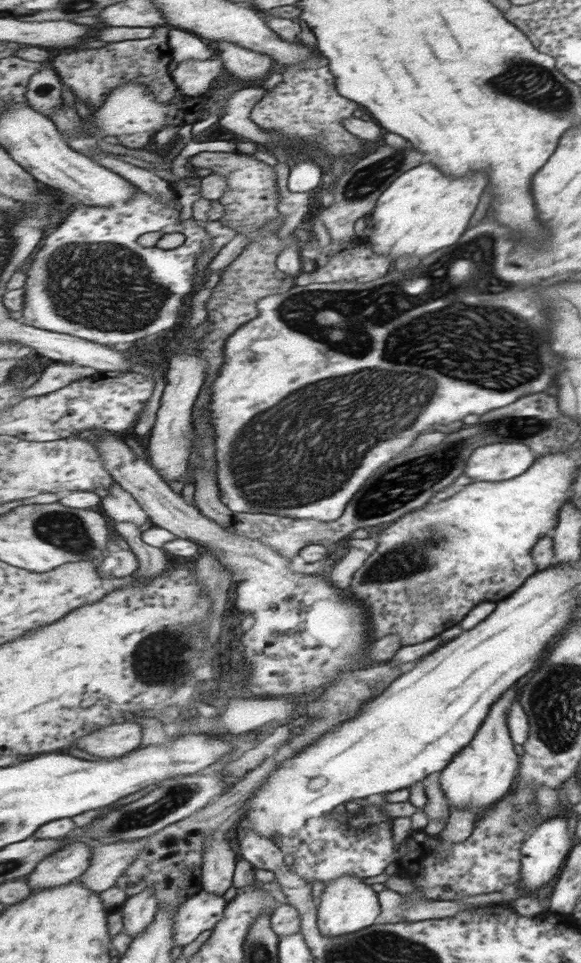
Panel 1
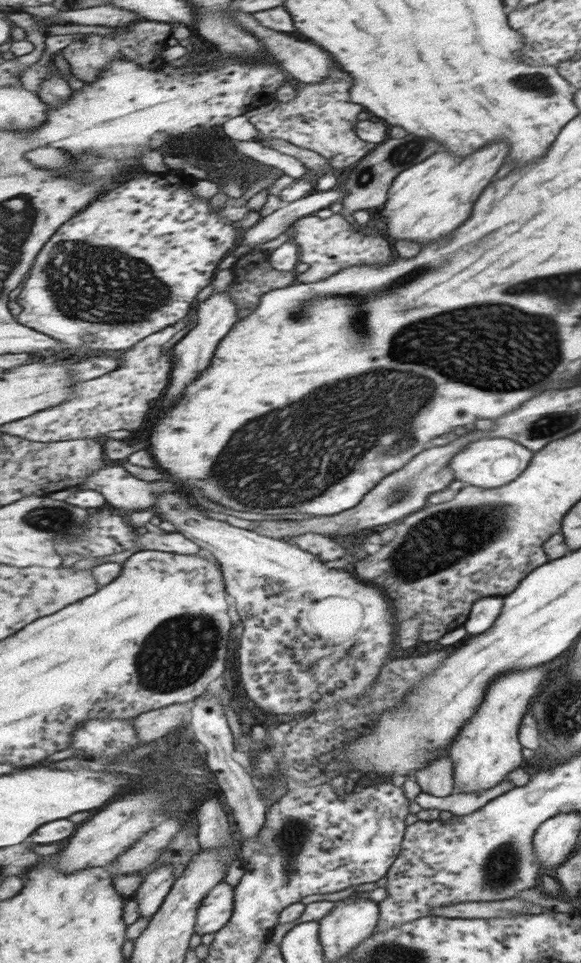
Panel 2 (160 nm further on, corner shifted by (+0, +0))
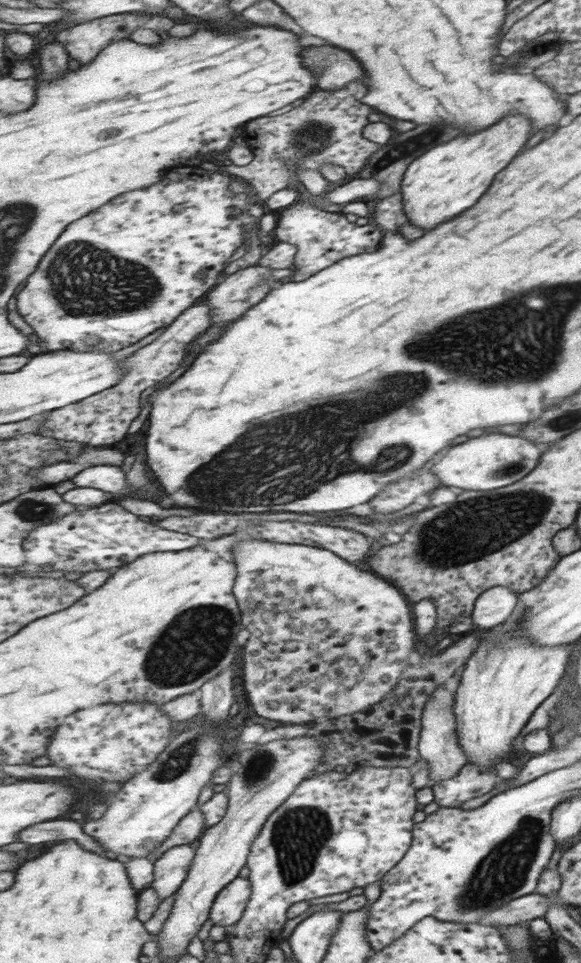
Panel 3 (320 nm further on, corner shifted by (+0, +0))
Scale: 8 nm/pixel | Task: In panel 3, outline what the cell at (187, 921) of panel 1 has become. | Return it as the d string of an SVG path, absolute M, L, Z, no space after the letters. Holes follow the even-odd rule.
M237 877L215 900L209 920L213 926L235 926L243 919L249 901L251 901L251 882L248 877Z

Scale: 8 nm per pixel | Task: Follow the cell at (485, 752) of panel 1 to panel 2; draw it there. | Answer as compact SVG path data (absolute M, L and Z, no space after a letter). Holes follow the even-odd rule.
M549 663L533 668L514 670L498 676L487 688L478 711L463 726L458 737L450 744L449 753L454 762L457 794L484 791L507 781L507 774L515 768L526 767L520 729L533 698L543 686Z

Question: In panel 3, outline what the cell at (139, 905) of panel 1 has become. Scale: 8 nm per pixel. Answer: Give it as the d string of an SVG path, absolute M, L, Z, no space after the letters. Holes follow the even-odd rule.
M198 844L174 846L155 860L155 878L151 888L157 890L159 900L173 897L190 875Z

